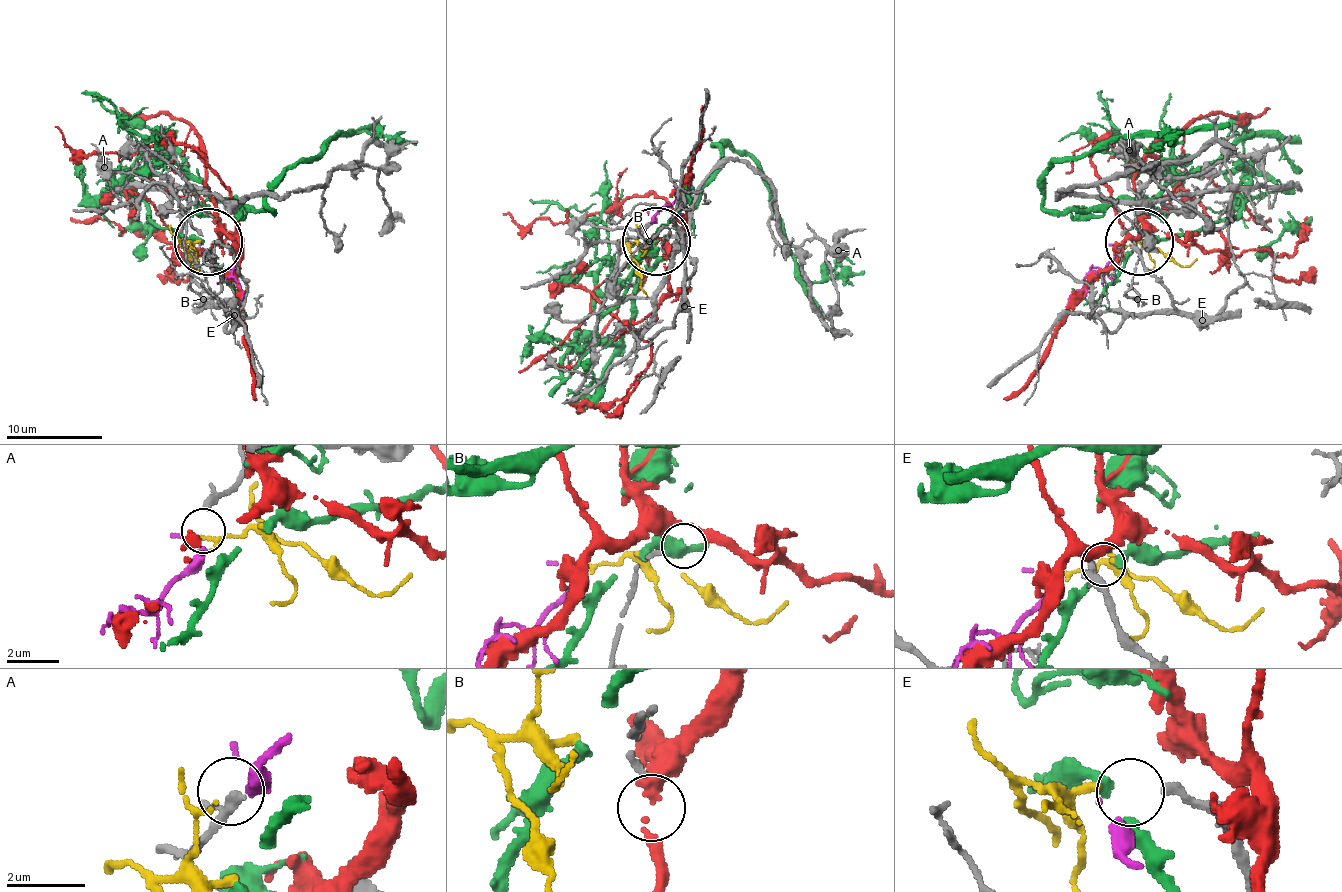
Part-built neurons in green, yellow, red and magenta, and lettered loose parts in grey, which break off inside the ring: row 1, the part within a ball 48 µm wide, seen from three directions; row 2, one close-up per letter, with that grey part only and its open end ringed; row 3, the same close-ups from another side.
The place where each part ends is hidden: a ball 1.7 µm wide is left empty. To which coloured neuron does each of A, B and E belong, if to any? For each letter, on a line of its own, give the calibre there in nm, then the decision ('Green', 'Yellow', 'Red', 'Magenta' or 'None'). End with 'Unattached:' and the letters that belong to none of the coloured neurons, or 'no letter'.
A: Thickness 200 nm. Magenta
B: Thickness 150 nm. None
E: Thickness 200 nm. Yellow
Unattached: B

